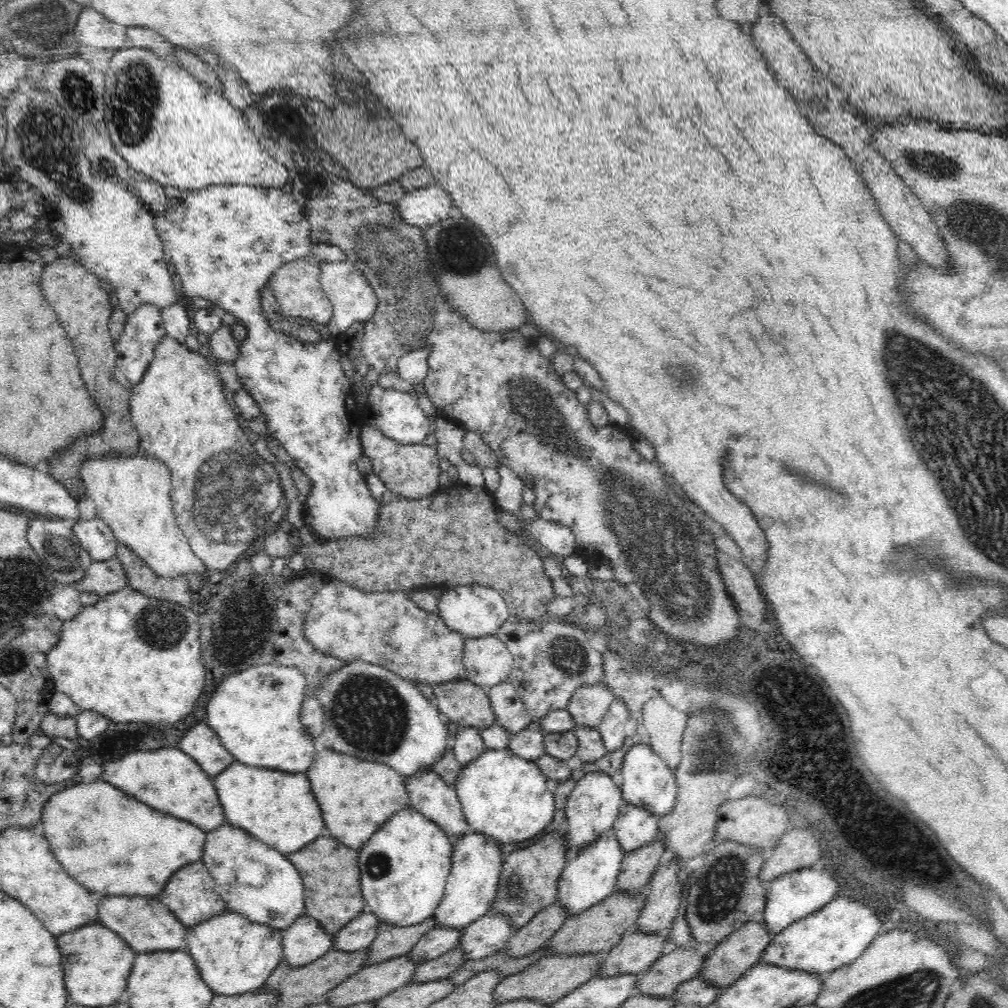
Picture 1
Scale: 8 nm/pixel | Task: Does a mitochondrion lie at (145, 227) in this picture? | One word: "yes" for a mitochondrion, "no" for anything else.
no

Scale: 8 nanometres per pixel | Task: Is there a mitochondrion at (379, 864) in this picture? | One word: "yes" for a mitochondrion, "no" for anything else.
yes

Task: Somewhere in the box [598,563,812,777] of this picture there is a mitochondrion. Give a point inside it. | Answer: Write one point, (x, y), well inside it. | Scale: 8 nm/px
(621, 649)

